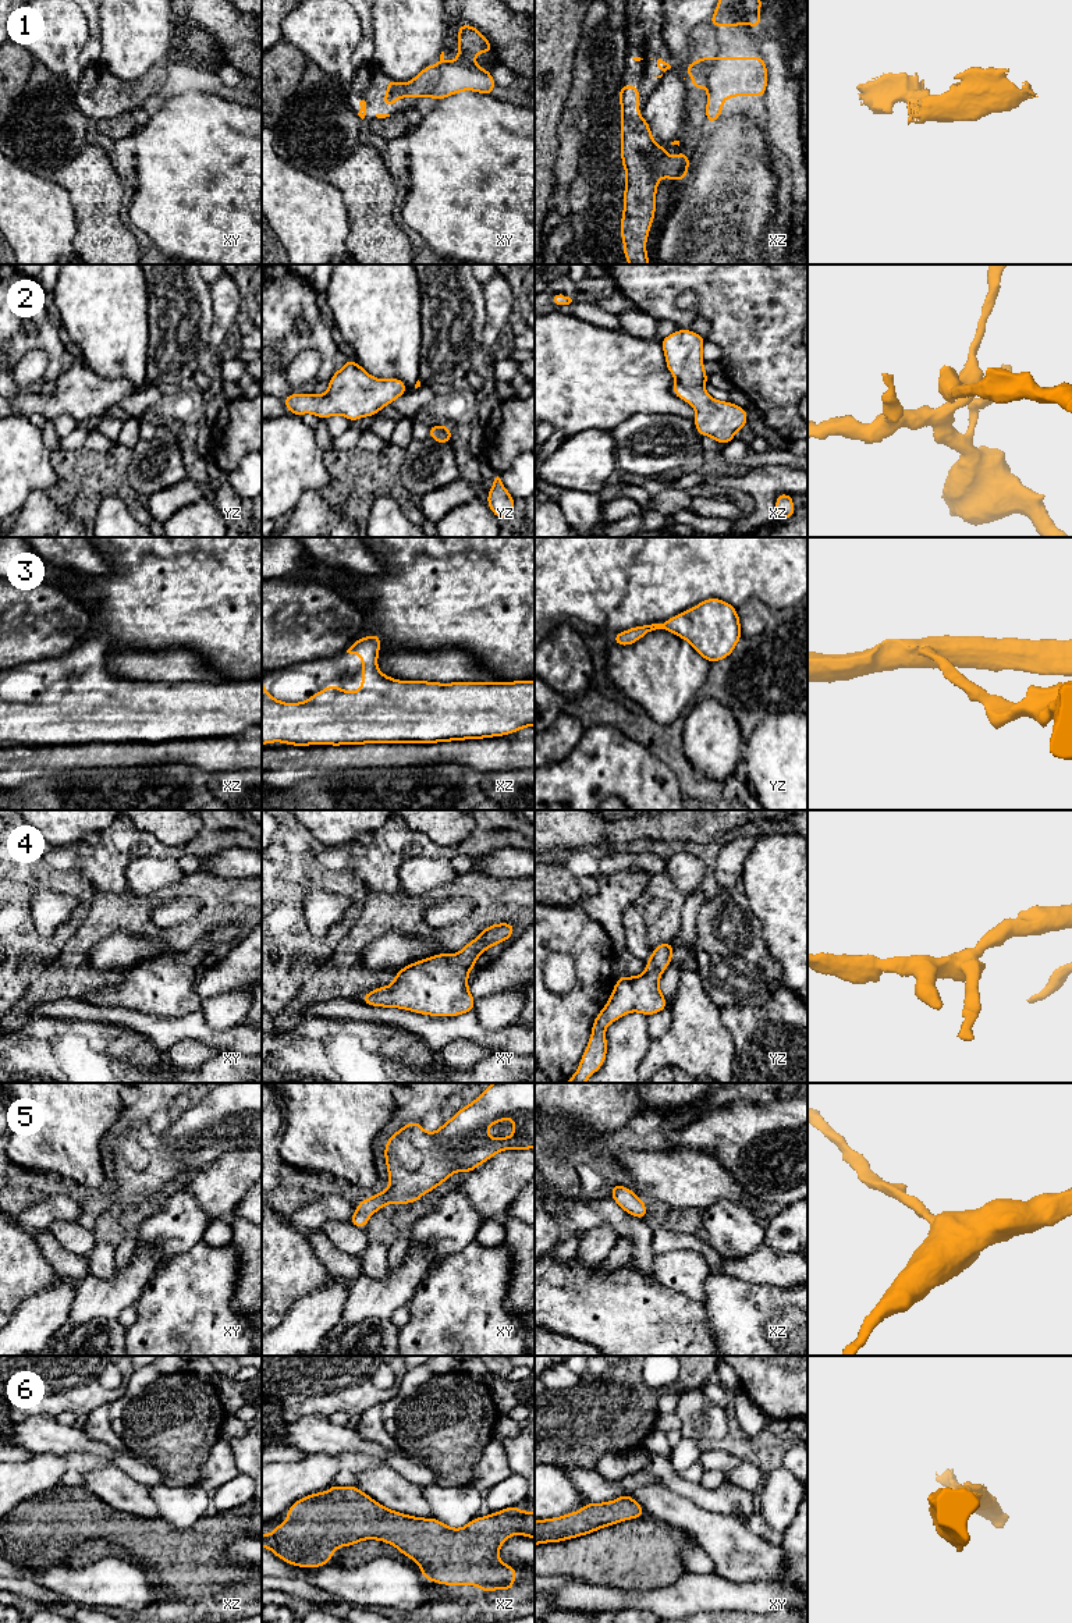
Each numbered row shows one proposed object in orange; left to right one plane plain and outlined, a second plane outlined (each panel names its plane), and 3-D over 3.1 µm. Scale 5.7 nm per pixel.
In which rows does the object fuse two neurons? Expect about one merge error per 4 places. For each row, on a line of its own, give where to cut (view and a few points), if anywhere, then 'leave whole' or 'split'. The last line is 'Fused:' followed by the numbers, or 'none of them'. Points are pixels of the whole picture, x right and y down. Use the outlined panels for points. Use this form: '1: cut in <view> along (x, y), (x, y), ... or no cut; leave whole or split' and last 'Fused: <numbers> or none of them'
1: cut in xy along (436, 64), (437, 81), (429, 95); split
2: no cut; leave whole
3: no cut; leave whole
4: no cut; leave whole
5: no cut; leave whole
6: no cut; leave whole
Fused: 1

